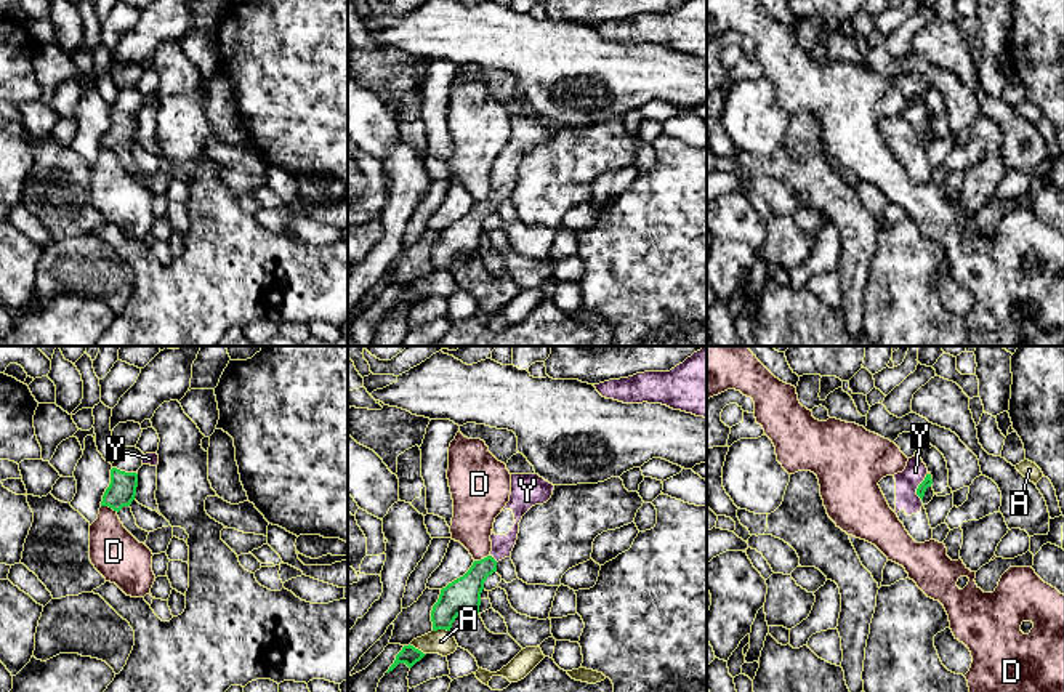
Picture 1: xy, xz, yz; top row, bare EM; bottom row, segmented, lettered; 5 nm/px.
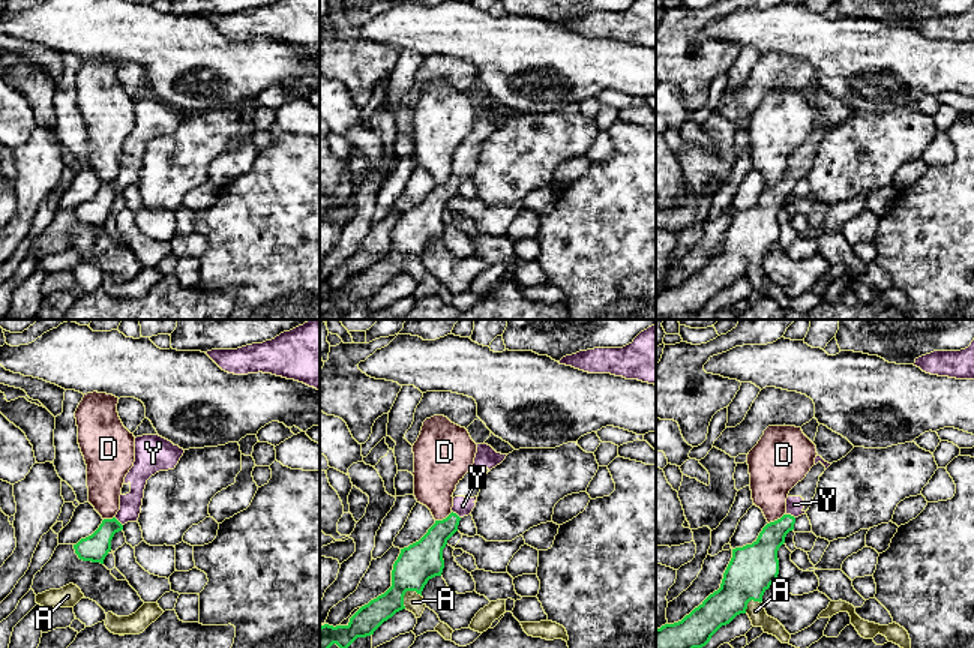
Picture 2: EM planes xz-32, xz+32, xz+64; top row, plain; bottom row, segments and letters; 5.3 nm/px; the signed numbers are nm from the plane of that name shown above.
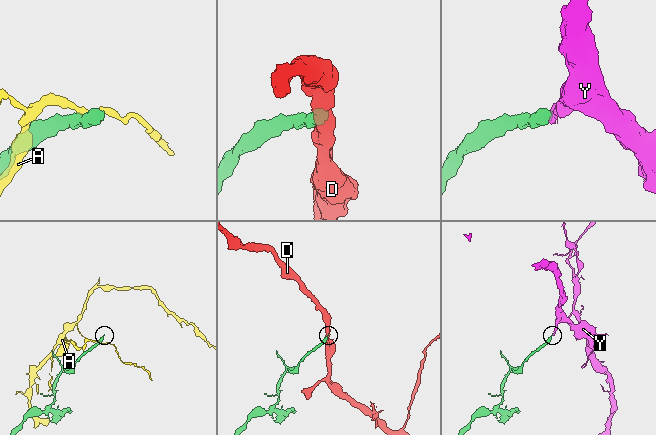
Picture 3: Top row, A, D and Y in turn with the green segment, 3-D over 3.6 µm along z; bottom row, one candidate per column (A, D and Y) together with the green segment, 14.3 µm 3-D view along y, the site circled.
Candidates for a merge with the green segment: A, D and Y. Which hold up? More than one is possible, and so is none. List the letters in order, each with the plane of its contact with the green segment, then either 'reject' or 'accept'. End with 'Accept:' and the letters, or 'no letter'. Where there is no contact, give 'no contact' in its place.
A: xz | reject
D: xy | reject
Y: yz | accept
Accept: Y

